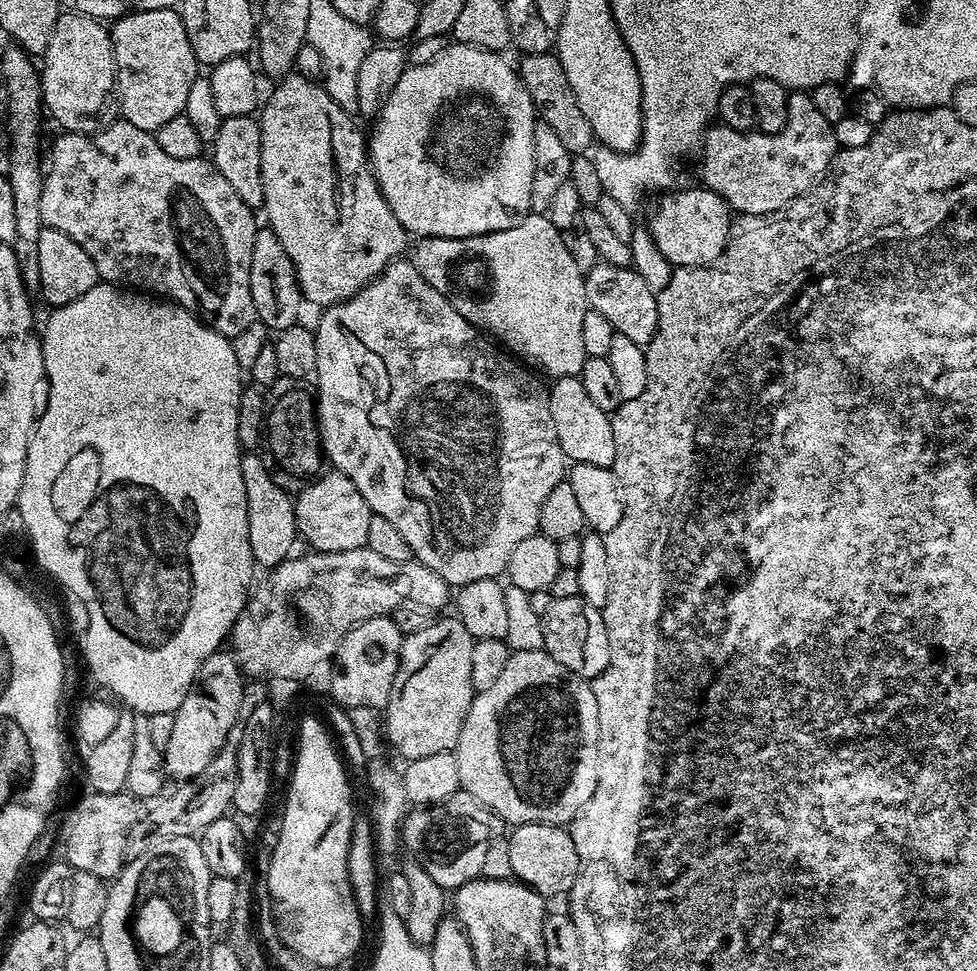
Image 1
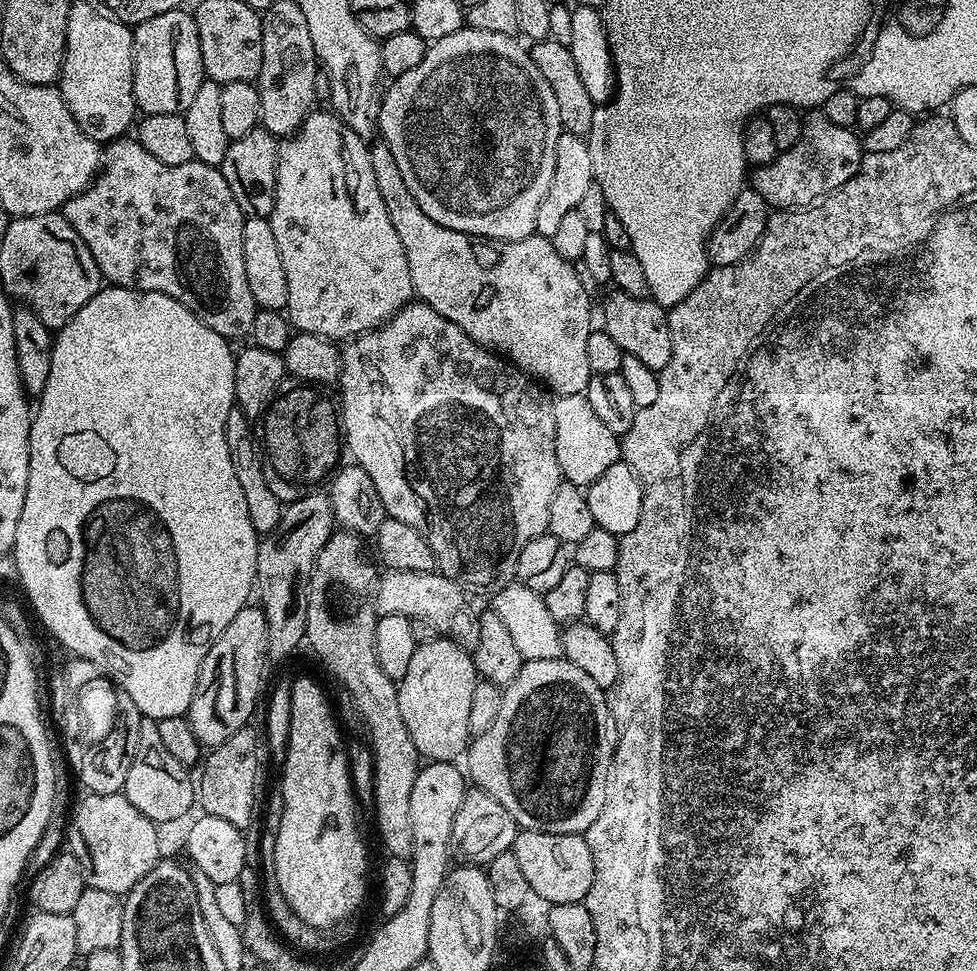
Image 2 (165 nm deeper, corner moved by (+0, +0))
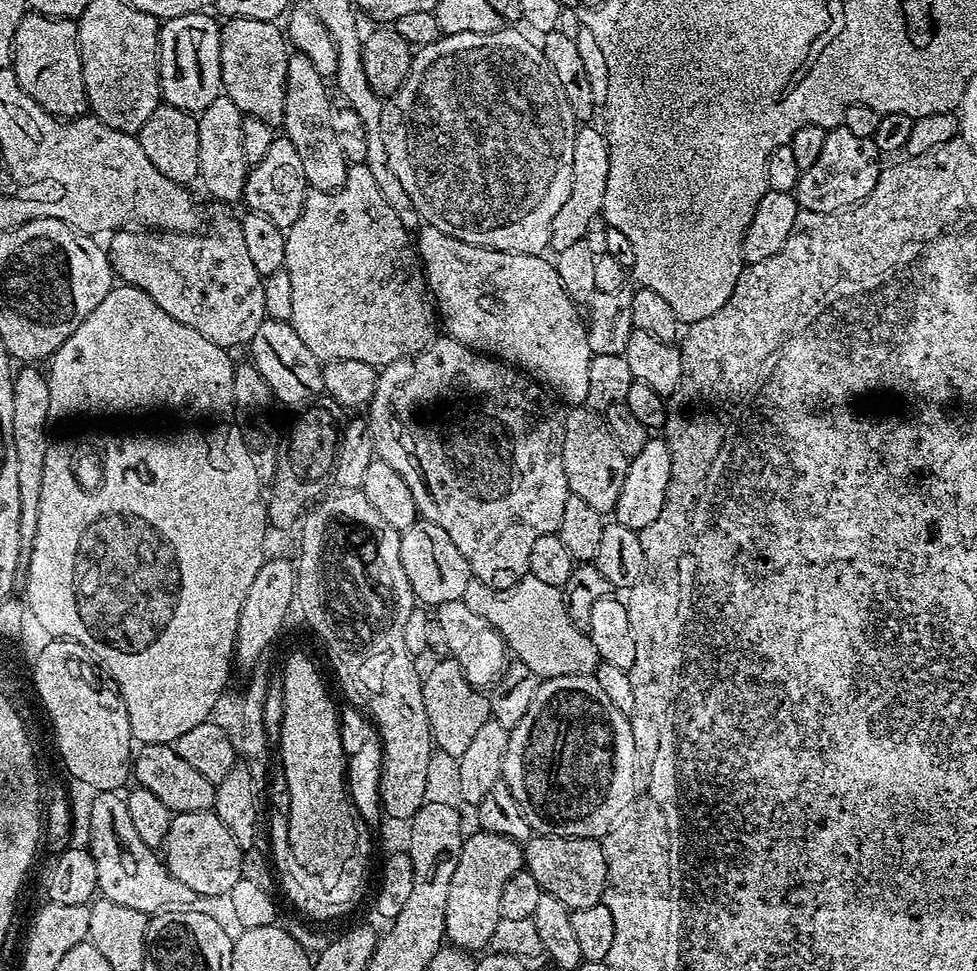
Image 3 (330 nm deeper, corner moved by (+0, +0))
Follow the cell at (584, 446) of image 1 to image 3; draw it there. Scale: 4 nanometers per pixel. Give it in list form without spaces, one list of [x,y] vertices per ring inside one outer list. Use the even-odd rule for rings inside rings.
[[[576,406],[563,417],[564,441],[562,442],[562,466],[564,482],[571,495],[582,498],[586,506],[594,506],[601,514],[615,509],[618,494],[622,490],[624,475],[628,469],[629,457],[618,450],[618,442],[610,434],[601,413],[593,412],[587,406]]]

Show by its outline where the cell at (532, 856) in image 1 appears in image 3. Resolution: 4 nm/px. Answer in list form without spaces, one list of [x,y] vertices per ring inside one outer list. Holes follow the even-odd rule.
[[[536,834],[523,845],[523,849],[526,871],[534,874],[534,879],[538,881],[541,892],[554,894],[554,898],[558,898],[558,902],[562,902],[569,910],[594,906],[603,901],[604,888],[608,885],[608,867],[604,849],[596,840],[583,840],[577,836],[541,836]]]

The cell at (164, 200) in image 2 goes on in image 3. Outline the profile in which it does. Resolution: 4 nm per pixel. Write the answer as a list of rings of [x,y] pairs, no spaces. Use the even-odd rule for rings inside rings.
[[[216,206],[212,220],[216,223],[216,240],[201,234],[187,232],[162,232],[159,230],[116,230],[107,237],[106,251],[115,279],[129,288],[142,290],[166,314],[198,330],[202,338],[210,338],[212,344],[222,349],[233,350],[239,344],[251,345],[258,326],[266,318],[264,315],[264,280],[254,270],[254,262],[246,250],[246,241],[242,238],[240,220],[232,217],[233,209],[228,206]]]

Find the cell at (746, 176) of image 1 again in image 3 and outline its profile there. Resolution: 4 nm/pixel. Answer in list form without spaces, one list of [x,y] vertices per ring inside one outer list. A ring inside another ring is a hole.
[[[842,126],[825,131],[822,152],[814,166],[803,169],[794,193],[797,204],[805,212],[840,212],[861,204],[874,190],[880,177],[882,153],[872,138],[858,138]]]

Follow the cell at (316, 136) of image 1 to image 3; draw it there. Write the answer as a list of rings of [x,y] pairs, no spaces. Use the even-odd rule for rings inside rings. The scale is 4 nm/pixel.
[[[360,162],[356,165],[353,163],[340,188],[332,191],[312,190],[304,197],[302,214],[298,214],[296,221],[286,229],[284,268],[290,274],[290,295],[294,298],[294,314],[290,323],[294,326],[294,330],[298,330],[298,338],[302,338],[302,342],[306,342],[306,346],[310,346],[316,359],[321,362],[354,358],[358,362],[383,366],[389,364],[391,360],[400,360],[403,356],[412,356],[413,353],[422,351],[426,345],[432,343],[437,335],[438,316],[434,311],[434,301],[428,291],[428,279],[424,277],[424,269],[414,247],[409,225],[403,224],[398,218],[398,214],[388,205],[378,182],[374,182],[374,174],[370,174],[367,163]]]

